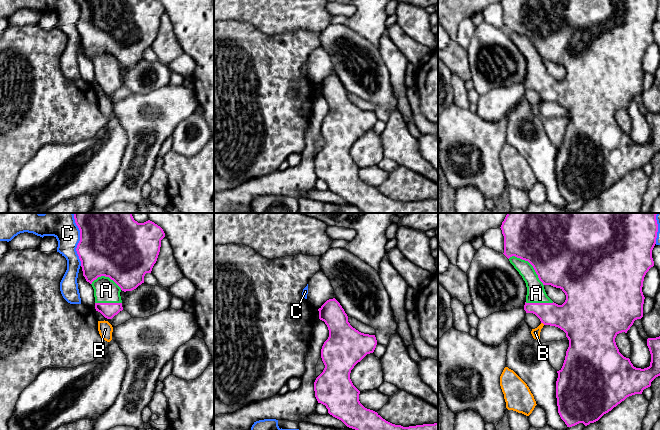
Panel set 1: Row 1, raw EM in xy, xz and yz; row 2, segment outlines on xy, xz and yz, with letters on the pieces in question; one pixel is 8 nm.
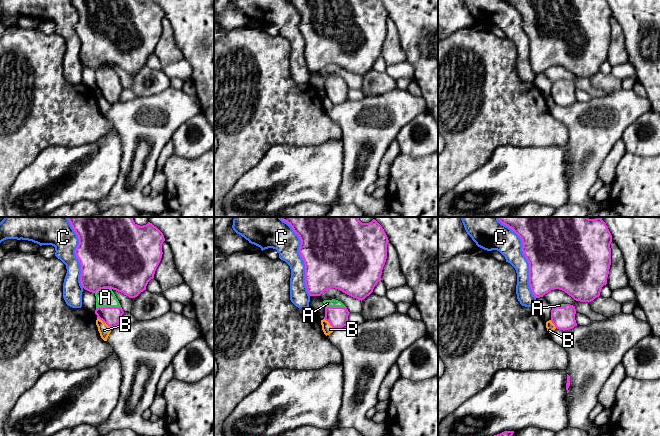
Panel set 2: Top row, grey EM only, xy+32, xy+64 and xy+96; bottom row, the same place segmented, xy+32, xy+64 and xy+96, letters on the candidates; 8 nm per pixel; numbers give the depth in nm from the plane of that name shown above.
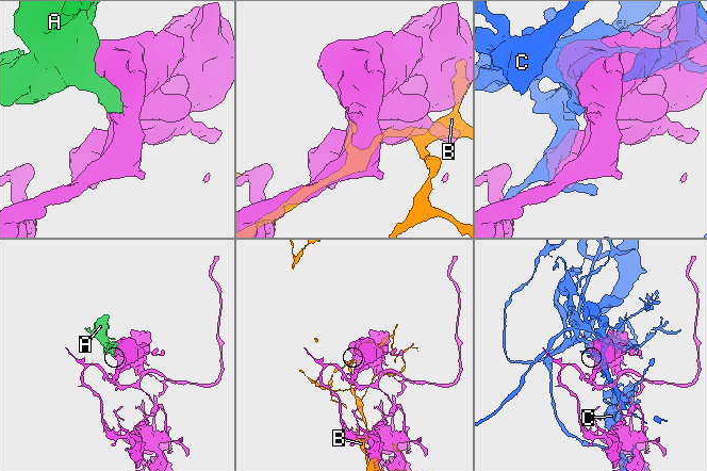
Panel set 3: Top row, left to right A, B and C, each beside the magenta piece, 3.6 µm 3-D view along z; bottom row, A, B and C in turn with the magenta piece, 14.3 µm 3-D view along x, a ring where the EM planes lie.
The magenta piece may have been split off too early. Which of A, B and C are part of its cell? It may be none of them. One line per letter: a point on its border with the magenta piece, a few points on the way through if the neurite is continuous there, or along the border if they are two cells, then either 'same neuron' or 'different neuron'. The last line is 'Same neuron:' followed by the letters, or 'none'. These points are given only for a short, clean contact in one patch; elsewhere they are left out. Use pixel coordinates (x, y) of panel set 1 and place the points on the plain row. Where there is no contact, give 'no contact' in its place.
A: yz (530, 39) | same neuron
B: yz (543, 99) | different neuron
C: xy (77, 21) | different neuron
Same neuron: A

